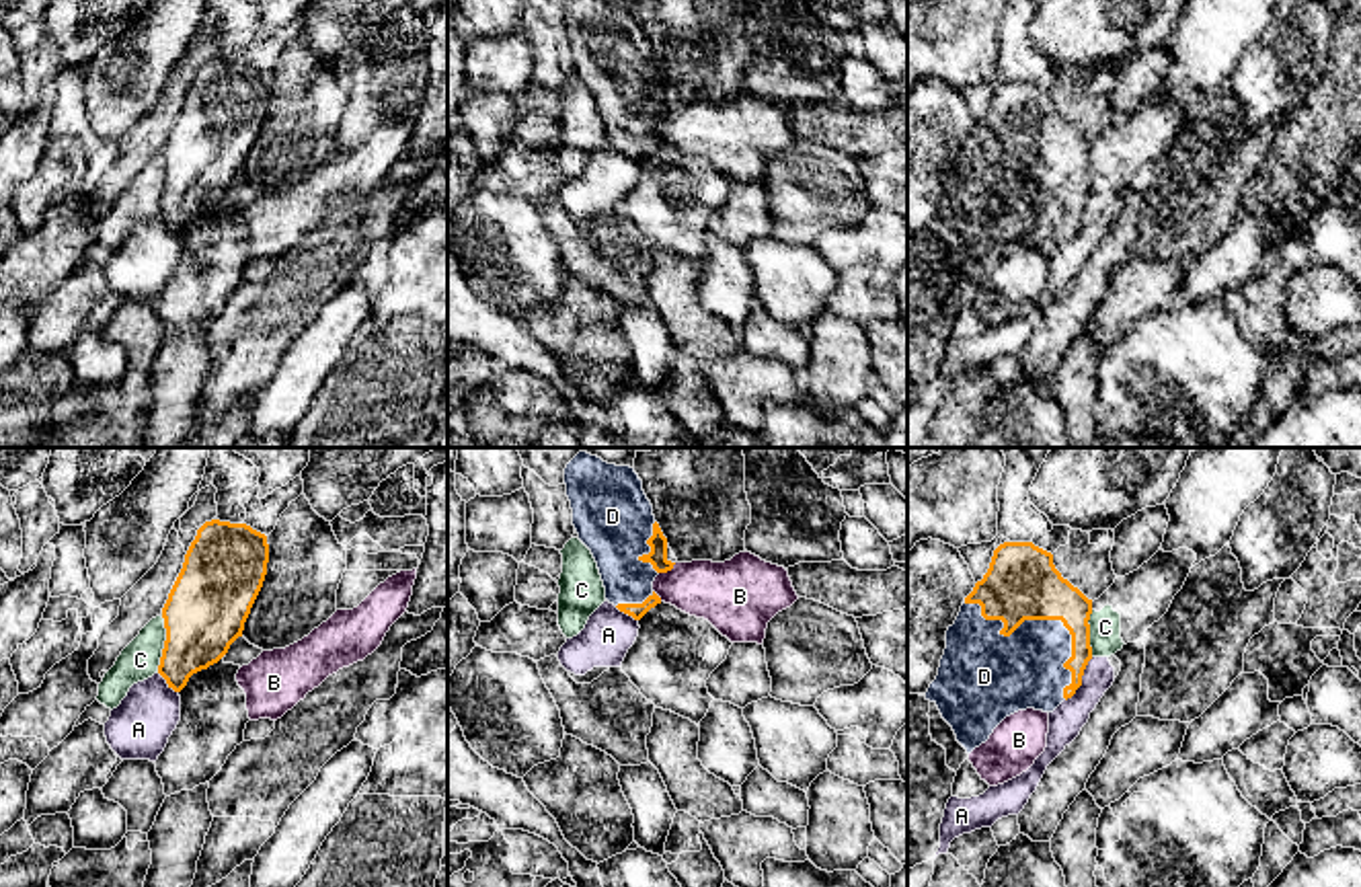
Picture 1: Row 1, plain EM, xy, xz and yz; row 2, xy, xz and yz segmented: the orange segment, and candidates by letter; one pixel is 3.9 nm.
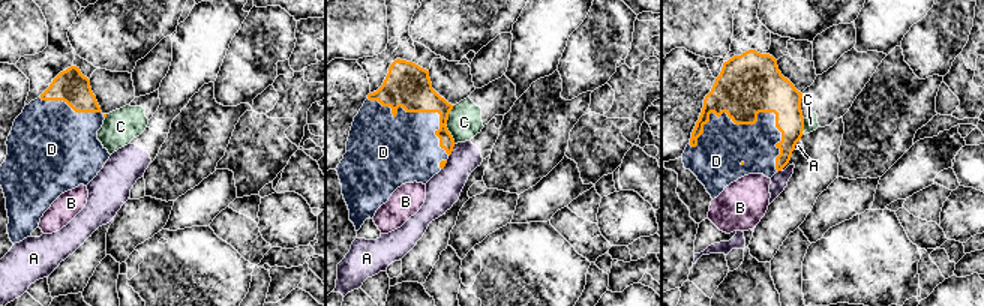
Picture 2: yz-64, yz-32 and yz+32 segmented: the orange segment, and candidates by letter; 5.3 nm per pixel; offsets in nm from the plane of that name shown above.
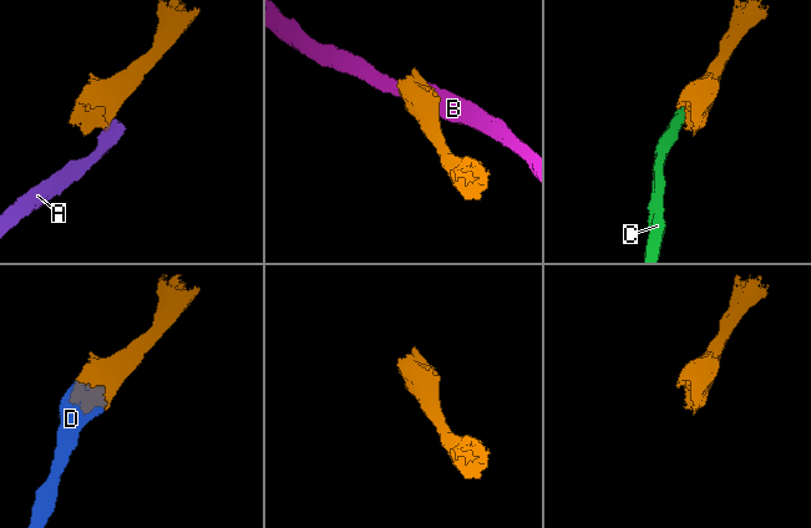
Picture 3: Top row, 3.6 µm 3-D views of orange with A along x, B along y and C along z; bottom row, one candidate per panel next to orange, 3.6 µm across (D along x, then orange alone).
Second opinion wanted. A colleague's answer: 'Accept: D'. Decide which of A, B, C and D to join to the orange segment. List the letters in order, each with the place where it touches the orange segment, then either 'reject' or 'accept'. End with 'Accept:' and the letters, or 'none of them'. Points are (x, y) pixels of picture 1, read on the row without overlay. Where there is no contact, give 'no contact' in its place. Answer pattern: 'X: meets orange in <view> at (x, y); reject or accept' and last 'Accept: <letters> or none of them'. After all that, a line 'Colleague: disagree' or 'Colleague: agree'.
A: meets orange in yz at (1080, 220); reject
B: meets orange in xz at (668, 109); reject
C: meets orange in xy at (165, 183); reject
D: meets orange in yz at (1043, 159); accept
Accept: D
Colleague: agree

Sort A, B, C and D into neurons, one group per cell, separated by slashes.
A / B / C / D

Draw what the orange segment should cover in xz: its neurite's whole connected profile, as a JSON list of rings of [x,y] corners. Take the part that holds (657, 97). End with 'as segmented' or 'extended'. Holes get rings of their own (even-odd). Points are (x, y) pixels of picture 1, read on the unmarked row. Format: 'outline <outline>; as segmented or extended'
outline [[[571,0],[565,8],[565,25],[573,49],[573,66],[597,103],[606,140],[620,152],[640,160],[651,148],[661,144],[661,138],[653,131],[655,117],[675,105],[667,99],[667,78],[655,62],[643,21],[630,6],[616,6],[604,0]]]; extended

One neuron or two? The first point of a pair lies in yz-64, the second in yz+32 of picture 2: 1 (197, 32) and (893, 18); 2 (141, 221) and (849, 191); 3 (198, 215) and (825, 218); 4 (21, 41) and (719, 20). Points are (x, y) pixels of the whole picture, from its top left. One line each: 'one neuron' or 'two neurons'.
1: one neuron
2: one neuron
3: two neurons
4: one neuron

